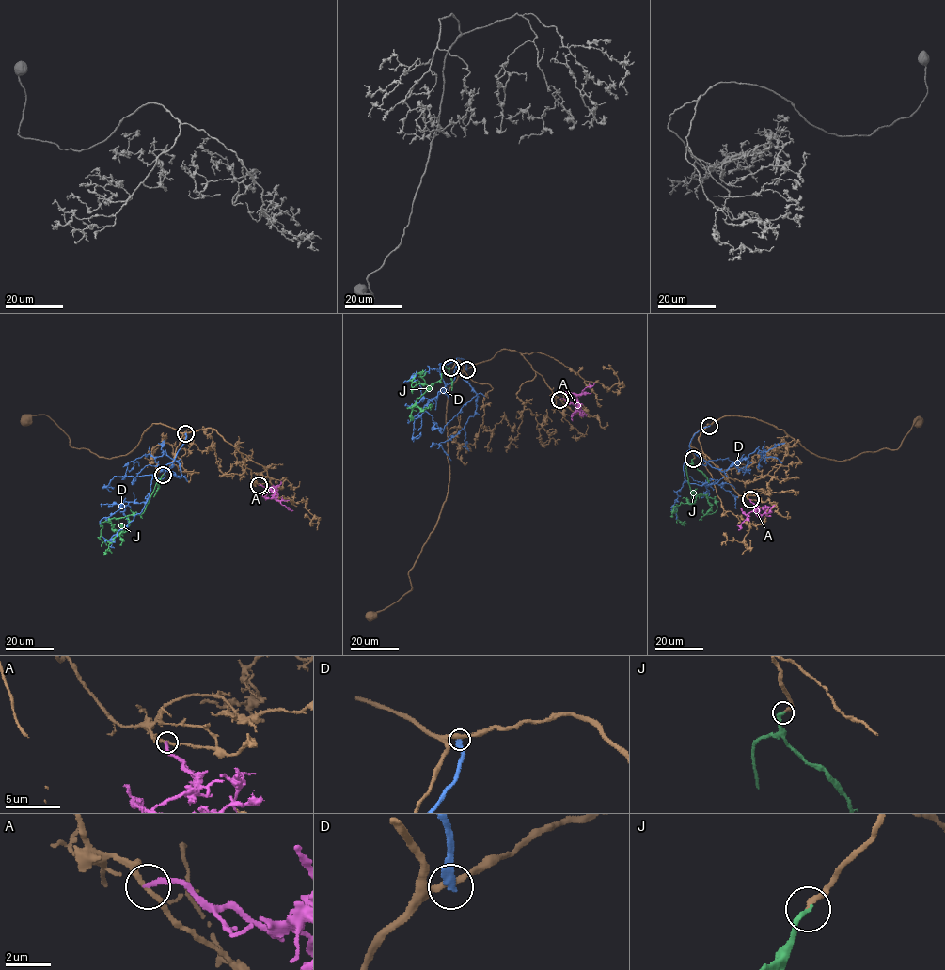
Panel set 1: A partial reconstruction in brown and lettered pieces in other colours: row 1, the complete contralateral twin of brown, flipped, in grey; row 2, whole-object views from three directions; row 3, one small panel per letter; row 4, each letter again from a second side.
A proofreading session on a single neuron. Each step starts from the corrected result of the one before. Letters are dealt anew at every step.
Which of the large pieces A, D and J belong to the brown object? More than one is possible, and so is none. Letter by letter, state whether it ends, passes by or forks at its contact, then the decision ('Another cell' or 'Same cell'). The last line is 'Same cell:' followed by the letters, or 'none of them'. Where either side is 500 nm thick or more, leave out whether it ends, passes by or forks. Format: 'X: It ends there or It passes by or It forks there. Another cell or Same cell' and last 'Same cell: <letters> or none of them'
A: It ends there. Another cell
D: It ends there. Another cell
J: It ends there. Same cell
Same cell: J

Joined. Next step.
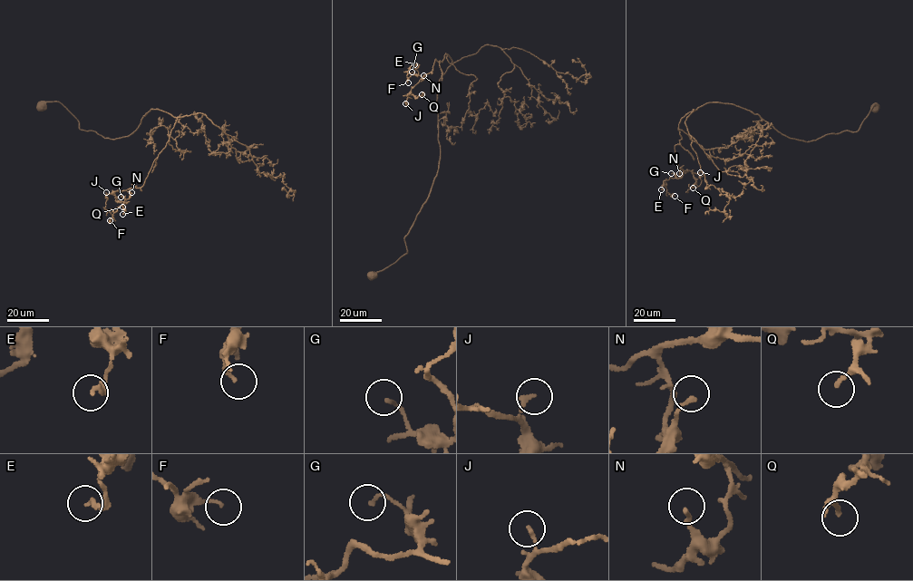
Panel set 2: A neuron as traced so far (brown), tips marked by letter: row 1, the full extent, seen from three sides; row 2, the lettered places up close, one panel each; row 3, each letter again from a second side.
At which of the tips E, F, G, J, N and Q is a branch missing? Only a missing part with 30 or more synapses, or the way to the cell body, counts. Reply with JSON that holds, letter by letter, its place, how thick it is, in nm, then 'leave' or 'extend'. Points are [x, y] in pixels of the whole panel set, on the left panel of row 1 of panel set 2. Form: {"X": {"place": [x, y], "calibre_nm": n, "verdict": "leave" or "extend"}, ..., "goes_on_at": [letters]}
{"E": {"place": [122, 214], "calibre_nm": 170, "verdict": "leave"}, "F": {"place": [110, 220], "calibre_nm": 140, "verdict": "leave"}, "G": {"place": [121, 197], "calibre_nm": 130, "verdict": "leave"}, "J": {"place": [106, 192], "calibre_nm": 160, "verdict": "leave"}, "N": {"place": [131, 192], "calibre_nm": 160, "verdict": "leave"}, "Q": {"place": [122, 207], "calibre_nm": 160, "verdict": "leave"}, "goes_on_at": []}

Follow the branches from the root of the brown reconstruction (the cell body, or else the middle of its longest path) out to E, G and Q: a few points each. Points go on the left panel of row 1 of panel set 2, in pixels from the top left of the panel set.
E: (40, 107), (59, 101), (81, 129), (114, 140), (132, 133), (150, 109), (176, 118), (122, 214)
G: (40, 107), (59, 101), (81, 129), (114, 140), (132, 133), (150, 109), (176, 118), (144, 184), (121, 197)
Q: (40, 107), (59, 101), (81, 129), (114, 140), (150, 109), (176, 118), (144, 184), (114, 191), (122, 207)

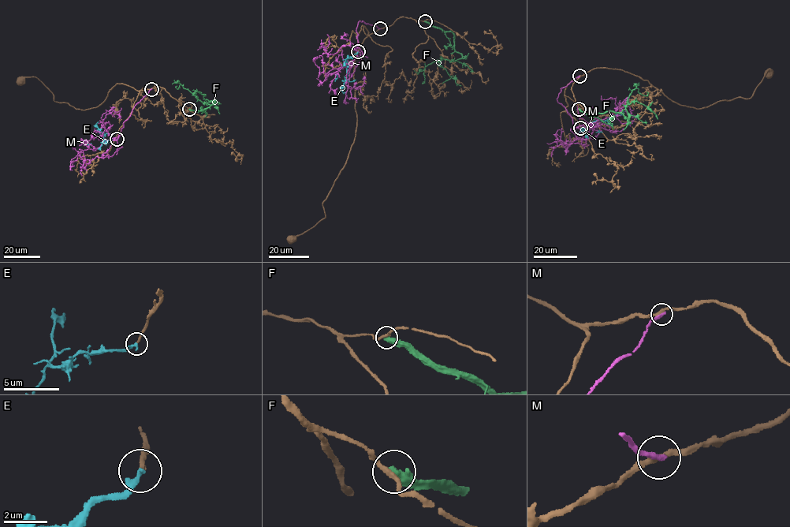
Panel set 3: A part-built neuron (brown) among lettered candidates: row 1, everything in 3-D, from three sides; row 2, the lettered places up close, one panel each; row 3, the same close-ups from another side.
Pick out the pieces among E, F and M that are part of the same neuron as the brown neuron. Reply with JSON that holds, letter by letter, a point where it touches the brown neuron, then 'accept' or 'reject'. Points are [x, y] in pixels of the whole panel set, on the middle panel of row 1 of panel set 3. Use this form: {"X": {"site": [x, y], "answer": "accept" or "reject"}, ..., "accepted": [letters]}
{"E": {"site": [358, 51], "answer": "accept"}, "F": {"site": [425, 21], "answer": "reject"}, "M": {"site": [380, 28], "answer": "reject"}, "accepted": ["E"]}

